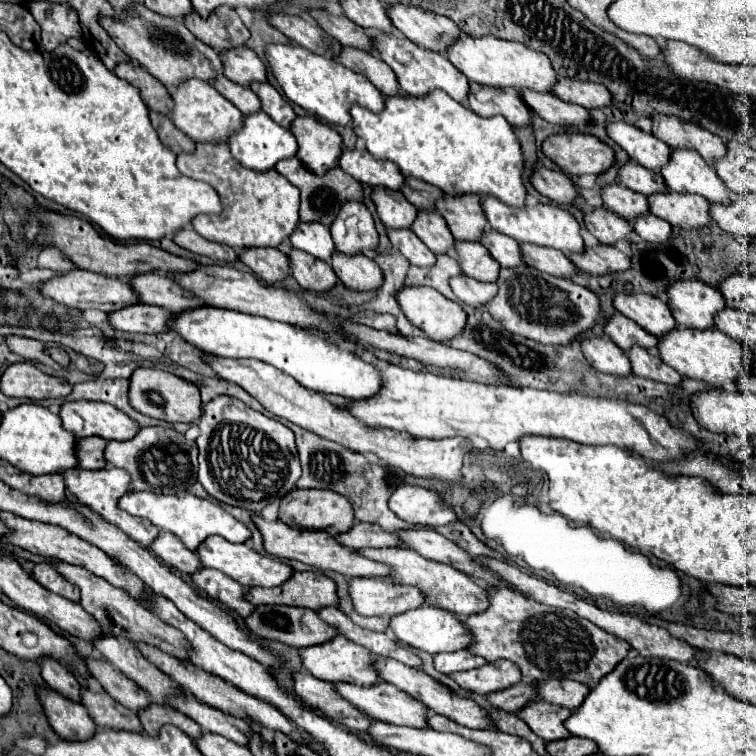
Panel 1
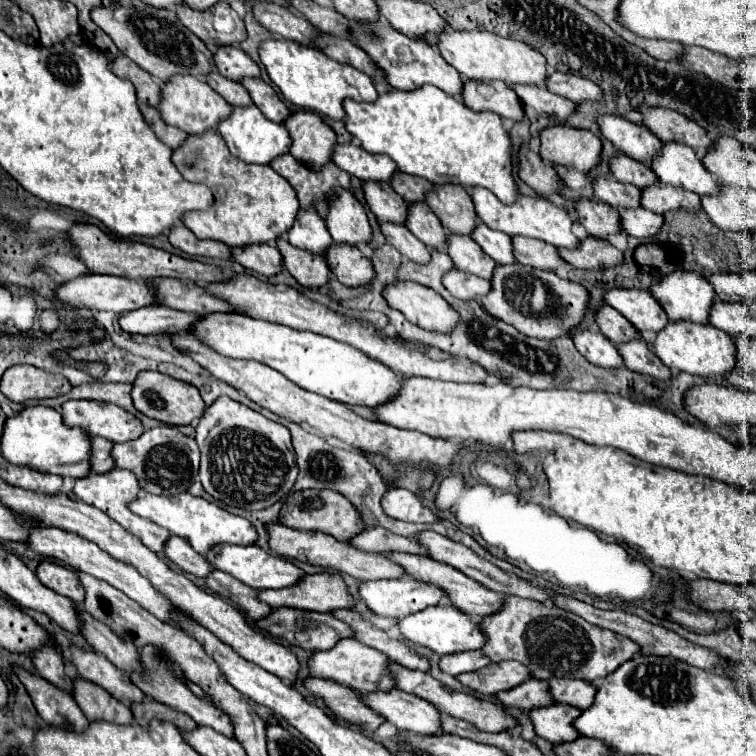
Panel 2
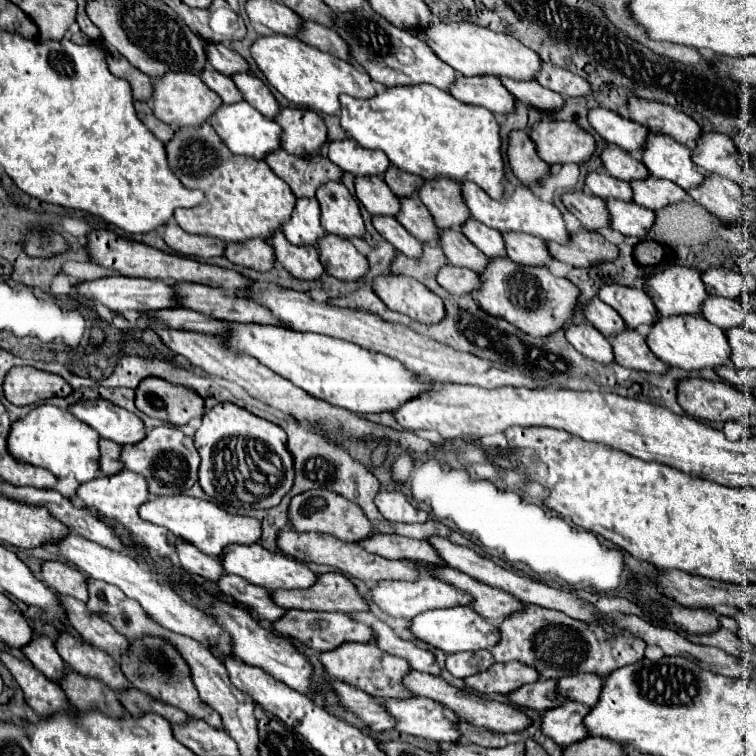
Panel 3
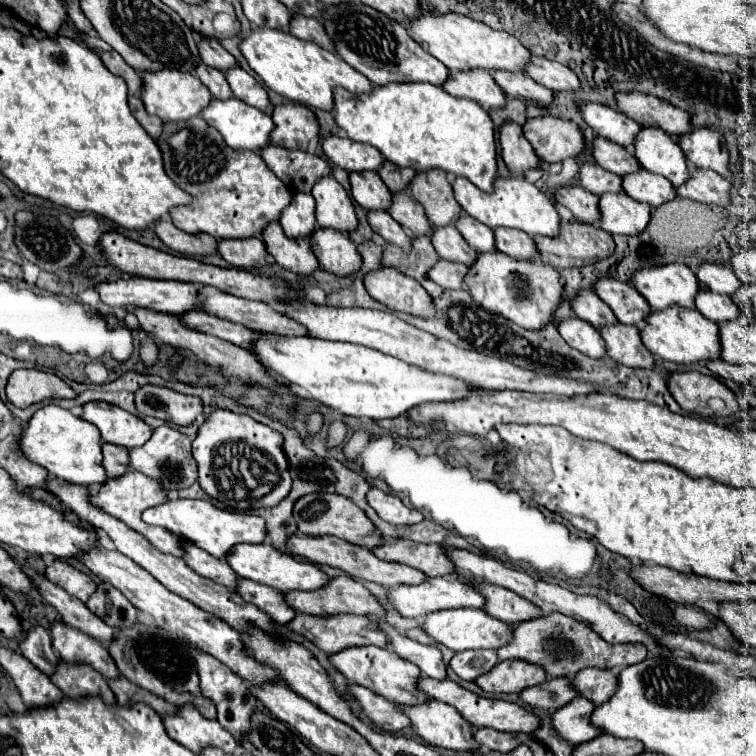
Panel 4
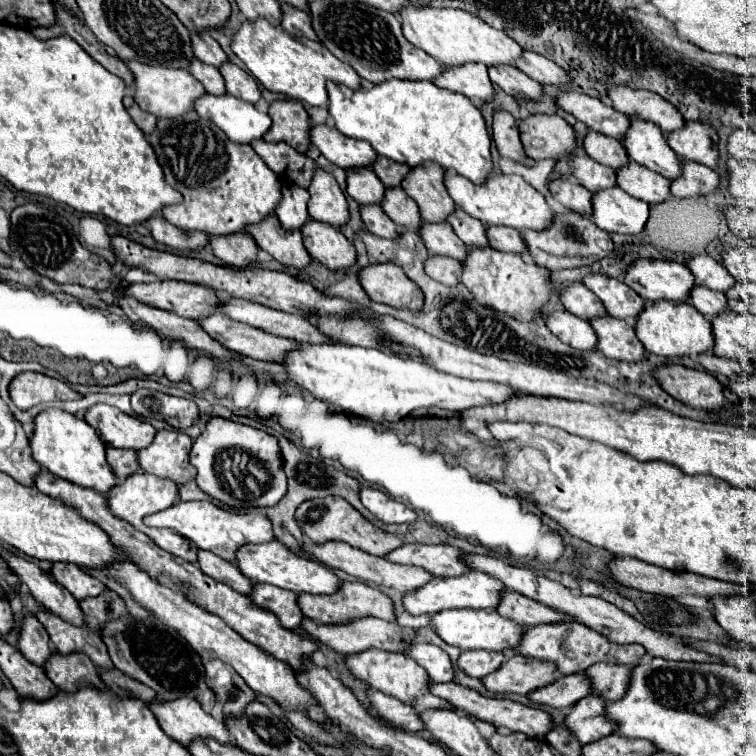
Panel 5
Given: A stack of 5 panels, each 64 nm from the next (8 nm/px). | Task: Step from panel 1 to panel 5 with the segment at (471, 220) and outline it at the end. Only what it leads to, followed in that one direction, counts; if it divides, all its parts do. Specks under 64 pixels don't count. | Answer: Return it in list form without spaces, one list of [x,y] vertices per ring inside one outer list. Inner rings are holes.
[[[420,164],[420,168],[410,168],[408,176],[404,176],[402,180],[402,188],[418,204],[420,216],[428,222],[444,222],[446,216],[452,212],[452,208],[456,208],[446,192],[444,170],[440,168],[440,164]]]

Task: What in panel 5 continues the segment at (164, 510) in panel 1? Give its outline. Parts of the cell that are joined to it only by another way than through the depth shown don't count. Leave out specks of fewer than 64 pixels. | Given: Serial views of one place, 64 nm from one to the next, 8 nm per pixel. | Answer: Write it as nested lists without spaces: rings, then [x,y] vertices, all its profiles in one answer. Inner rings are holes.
[[[178,502],[176,506],[168,508],[168,510],[146,516],[144,524],[176,530],[178,534],[192,540],[200,550],[214,552],[216,556],[220,556],[228,562],[236,562],[236,550],[244,544],[262,544],[262,542],[274,540],[272,522],[268,520],[268,516],[264,516],[260,512],[252,512],[252,514],[226,512],[212,502]]]

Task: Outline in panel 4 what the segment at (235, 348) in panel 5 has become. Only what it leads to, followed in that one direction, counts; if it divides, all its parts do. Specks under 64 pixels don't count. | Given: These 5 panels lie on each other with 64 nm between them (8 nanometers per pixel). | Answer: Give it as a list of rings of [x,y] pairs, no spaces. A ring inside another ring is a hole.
[[[204,310],[200,312],[188,312],[184,316],[180,316],[180,320],[194,328],[194,330],[200,330],[204,334],[210,334],[210,336],[216,336],[220,340],[228,340],[230,344],[238,344],[238,348],[244,348],[248,352],[252,352],[252,336],[256,336],[254,330],[250,328],[244,328],[242,324],[234,324],[230,320],[222,320],[218,316],[212,316]]]

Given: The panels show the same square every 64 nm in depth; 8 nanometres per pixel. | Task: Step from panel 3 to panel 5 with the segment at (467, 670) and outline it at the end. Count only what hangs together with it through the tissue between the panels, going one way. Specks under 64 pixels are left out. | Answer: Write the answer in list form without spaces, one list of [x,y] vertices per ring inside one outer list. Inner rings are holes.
[[[466,650],[462,652],[460,660],[456,662],[456,666],[460,670],[464,670],[468,676],[474,678],[484,678],[490,672],[498,670],[504,662],[504,654],[502,652],[488,652],[488,650]]]

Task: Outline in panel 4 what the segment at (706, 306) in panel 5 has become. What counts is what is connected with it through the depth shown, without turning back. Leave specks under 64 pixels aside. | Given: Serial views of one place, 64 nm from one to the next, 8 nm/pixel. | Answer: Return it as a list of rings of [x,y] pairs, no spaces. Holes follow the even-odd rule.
[[[698,290],[696,310],[712,322],[734,320],[734,318],[740,316],[740,308],[732,302],[730,296],[714,294],[714,292],[708,292],[708,290]]]

